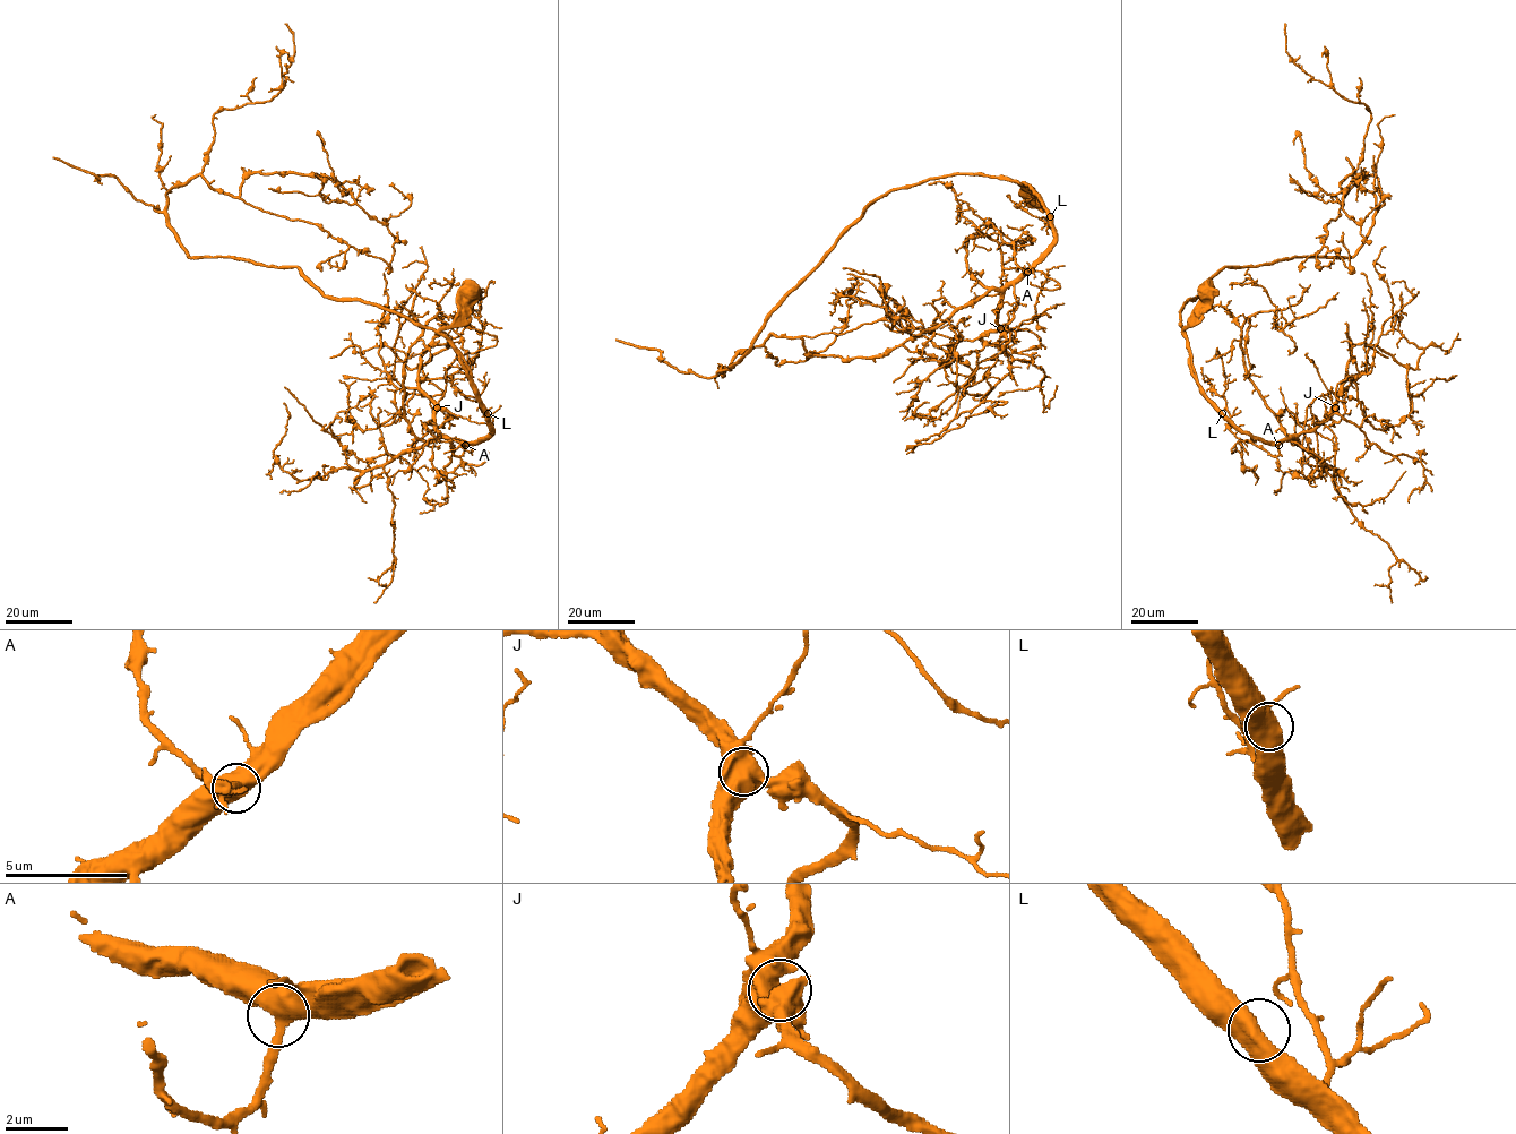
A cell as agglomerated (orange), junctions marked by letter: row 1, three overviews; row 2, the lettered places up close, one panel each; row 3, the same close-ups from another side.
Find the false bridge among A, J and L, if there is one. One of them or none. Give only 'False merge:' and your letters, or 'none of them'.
False merge: none of them

